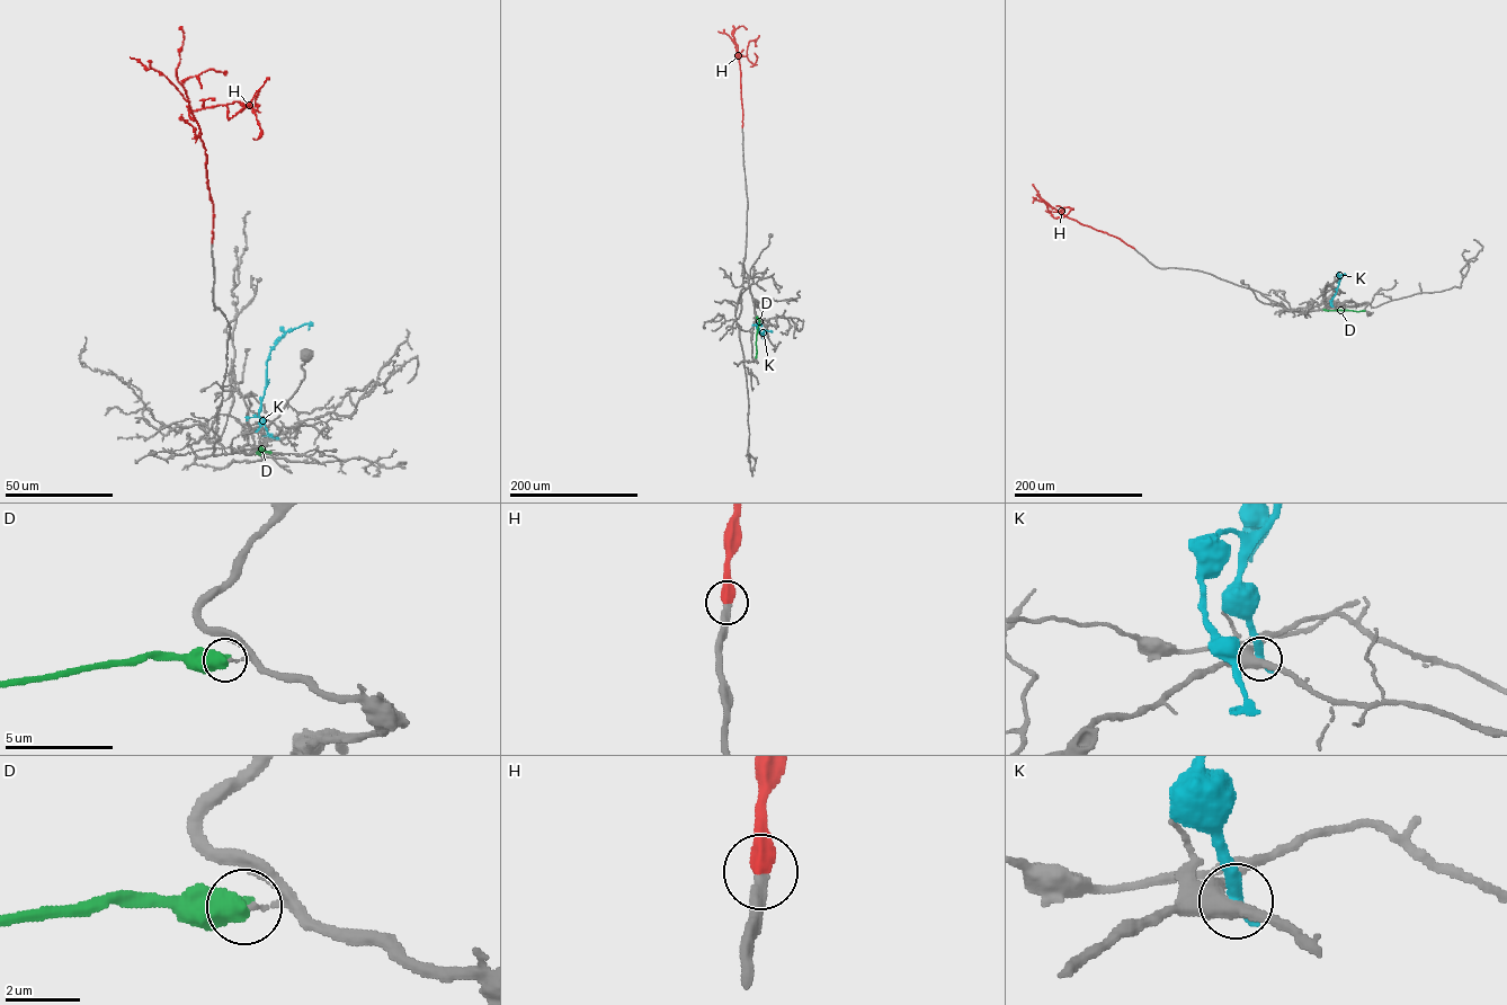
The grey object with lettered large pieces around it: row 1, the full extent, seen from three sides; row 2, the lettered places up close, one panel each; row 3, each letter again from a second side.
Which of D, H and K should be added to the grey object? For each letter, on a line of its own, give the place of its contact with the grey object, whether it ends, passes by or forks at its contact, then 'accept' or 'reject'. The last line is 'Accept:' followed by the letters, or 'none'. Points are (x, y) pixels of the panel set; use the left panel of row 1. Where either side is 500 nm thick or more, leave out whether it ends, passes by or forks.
D: (257, 453) | reject
H: (212, 242) | accept
K: (257, 430) | reject
Accept: H

